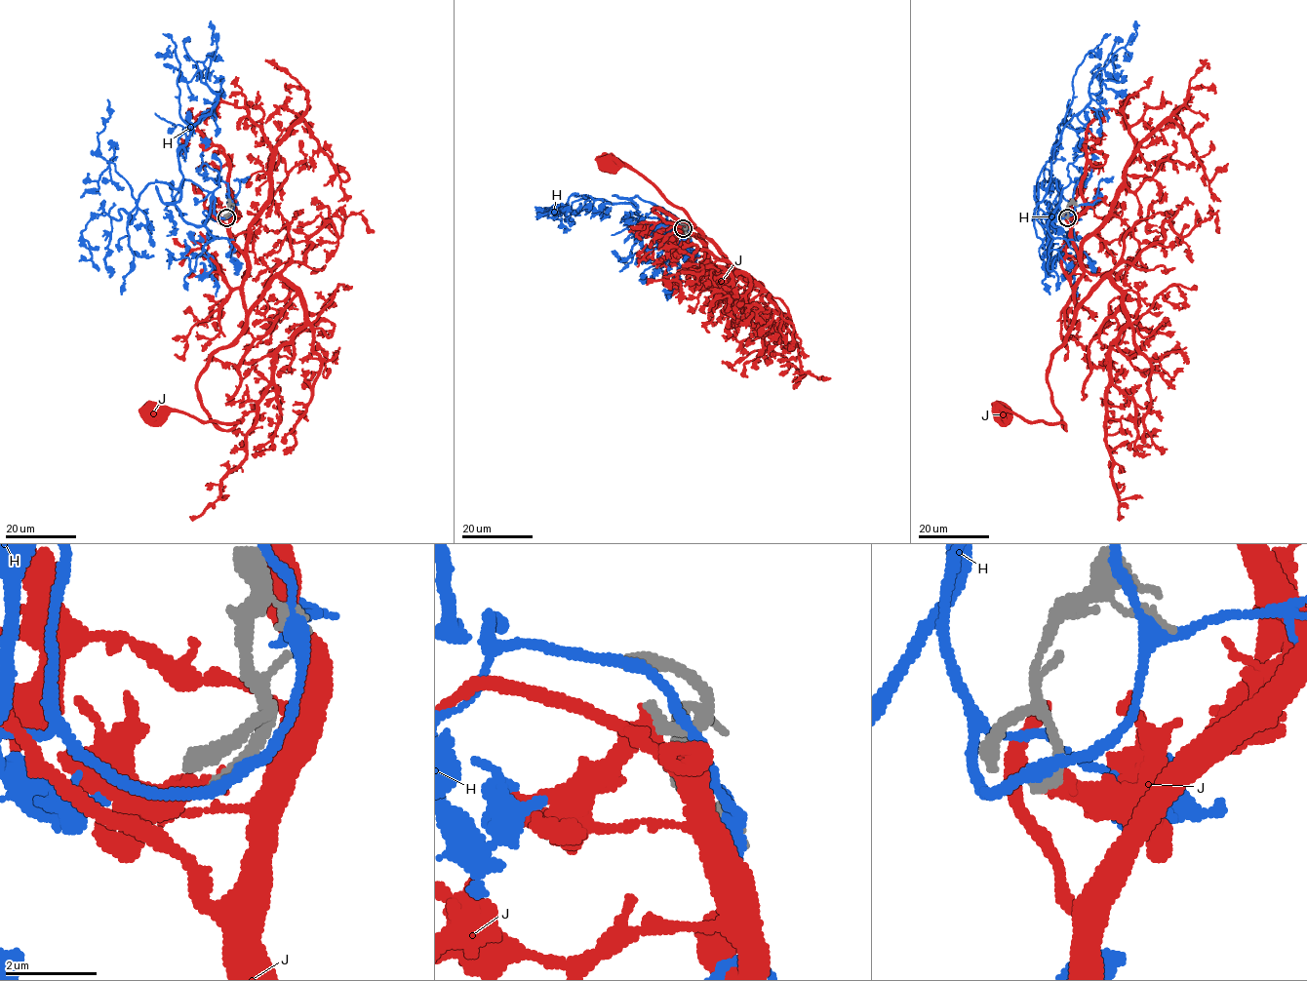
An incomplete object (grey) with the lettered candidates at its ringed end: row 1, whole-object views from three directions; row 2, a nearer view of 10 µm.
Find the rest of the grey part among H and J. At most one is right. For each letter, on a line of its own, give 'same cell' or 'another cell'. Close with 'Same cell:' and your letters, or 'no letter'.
H: another cell
J: same cell
Same cell: J

